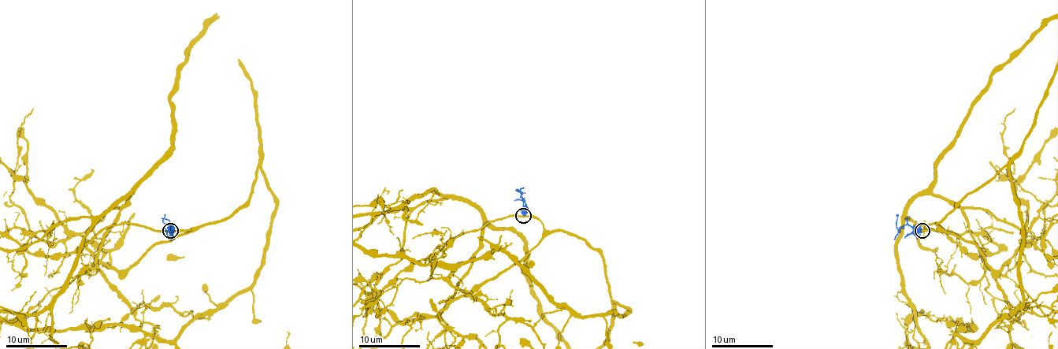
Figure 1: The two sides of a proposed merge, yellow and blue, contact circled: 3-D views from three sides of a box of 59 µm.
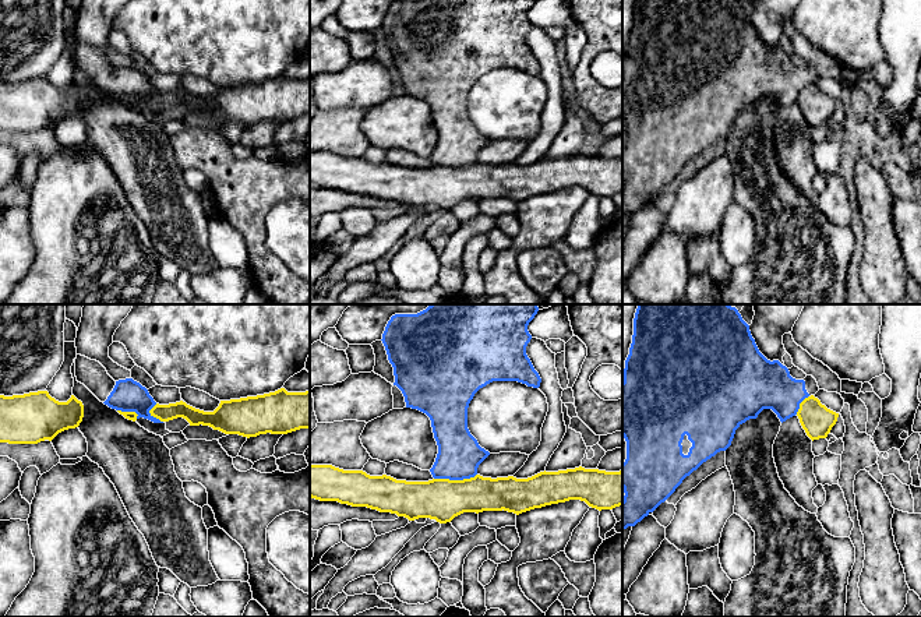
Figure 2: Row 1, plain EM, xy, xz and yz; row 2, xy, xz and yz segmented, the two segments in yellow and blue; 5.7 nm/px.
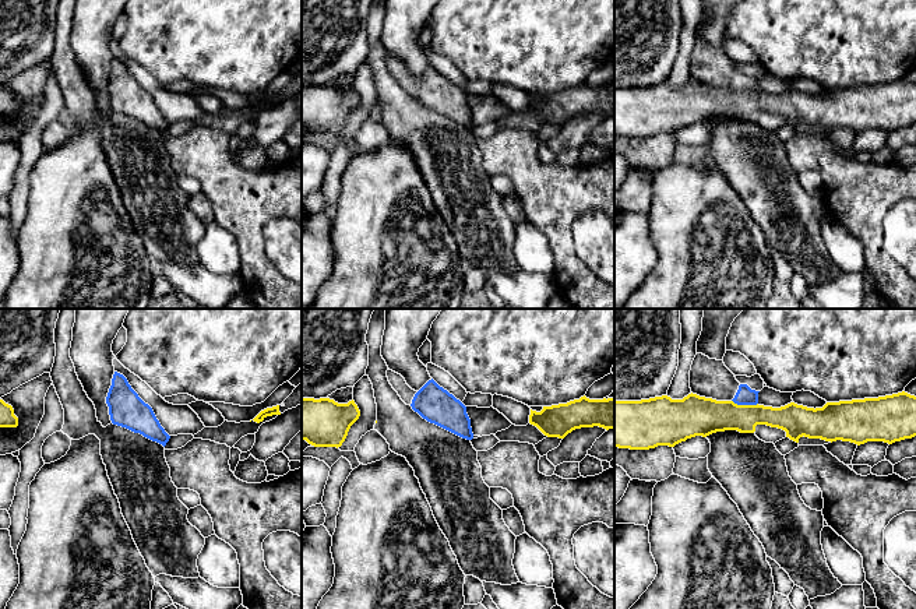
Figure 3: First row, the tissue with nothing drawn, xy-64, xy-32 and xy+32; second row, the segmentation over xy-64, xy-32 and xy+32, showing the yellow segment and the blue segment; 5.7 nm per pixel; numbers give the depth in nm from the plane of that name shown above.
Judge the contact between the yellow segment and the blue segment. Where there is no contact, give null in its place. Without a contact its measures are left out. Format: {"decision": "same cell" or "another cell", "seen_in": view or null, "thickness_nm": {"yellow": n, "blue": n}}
{"decision": "another cell", "seen_in": "xz", "thickness_nm": {"yellow": 240, "blue": 260}}

